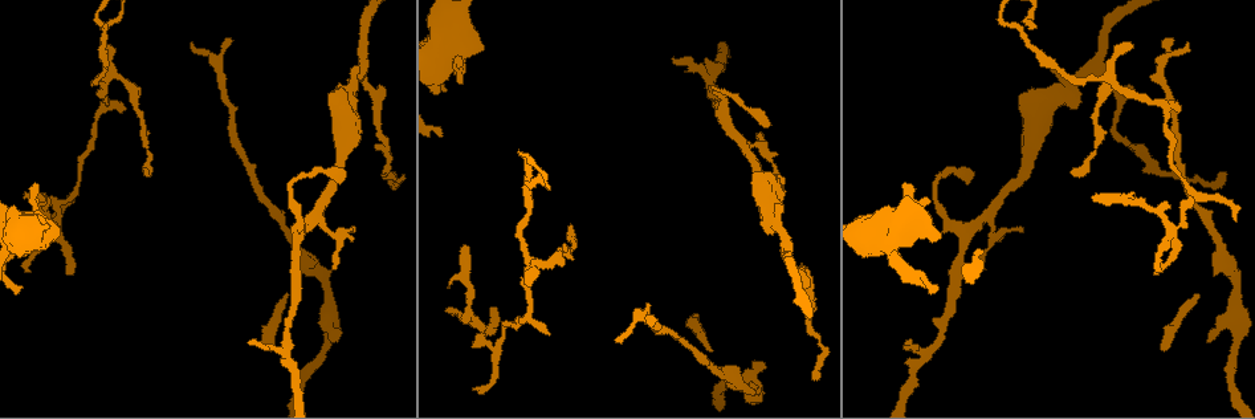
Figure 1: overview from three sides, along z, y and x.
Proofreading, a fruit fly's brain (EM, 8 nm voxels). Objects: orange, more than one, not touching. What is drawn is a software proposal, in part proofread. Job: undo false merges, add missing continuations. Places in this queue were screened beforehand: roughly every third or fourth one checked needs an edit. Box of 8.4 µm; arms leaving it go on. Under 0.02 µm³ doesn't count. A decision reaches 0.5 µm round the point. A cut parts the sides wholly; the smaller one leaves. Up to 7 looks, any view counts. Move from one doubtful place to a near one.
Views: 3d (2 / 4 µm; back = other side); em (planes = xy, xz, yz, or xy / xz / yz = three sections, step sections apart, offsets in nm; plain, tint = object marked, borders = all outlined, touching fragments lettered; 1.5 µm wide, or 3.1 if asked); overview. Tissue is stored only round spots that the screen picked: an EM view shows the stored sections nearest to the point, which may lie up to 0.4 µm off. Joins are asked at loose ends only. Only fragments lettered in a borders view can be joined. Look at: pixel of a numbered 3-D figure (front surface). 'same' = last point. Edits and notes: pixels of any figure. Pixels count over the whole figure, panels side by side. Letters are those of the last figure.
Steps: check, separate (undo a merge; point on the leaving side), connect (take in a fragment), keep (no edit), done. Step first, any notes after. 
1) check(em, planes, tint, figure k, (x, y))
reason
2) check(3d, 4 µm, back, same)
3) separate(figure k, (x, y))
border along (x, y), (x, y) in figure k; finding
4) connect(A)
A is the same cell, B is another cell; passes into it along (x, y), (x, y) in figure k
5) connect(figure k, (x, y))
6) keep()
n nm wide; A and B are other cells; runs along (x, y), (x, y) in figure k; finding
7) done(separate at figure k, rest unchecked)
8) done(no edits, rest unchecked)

check(em, xz, step 4, borders, figure 1, (143, 171))
tapers out

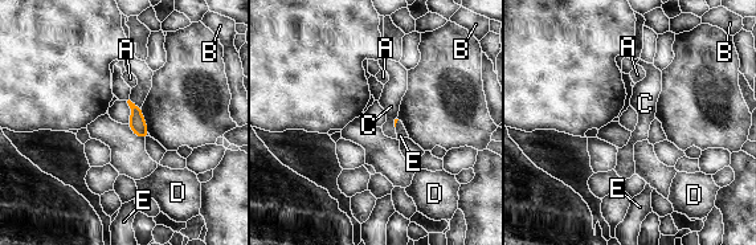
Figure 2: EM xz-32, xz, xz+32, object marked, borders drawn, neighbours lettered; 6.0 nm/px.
check(em, planes, borders, same)
another direction

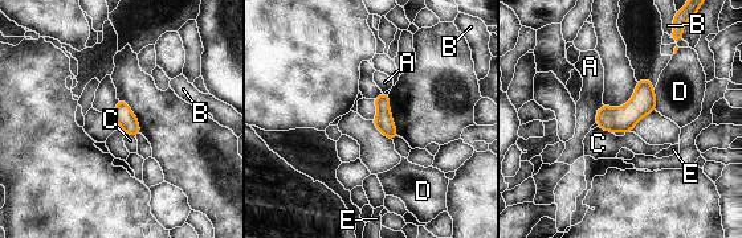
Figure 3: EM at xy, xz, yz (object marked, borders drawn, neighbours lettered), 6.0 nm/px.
keep()
120 nm wide; A, B, C, D and E are other cells; border along (598, 126), (611, 132) in figure 3; no lettered fragment goes on from it

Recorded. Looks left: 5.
check(em, planes, borders, figure 1, (549, 335))
branch stops here

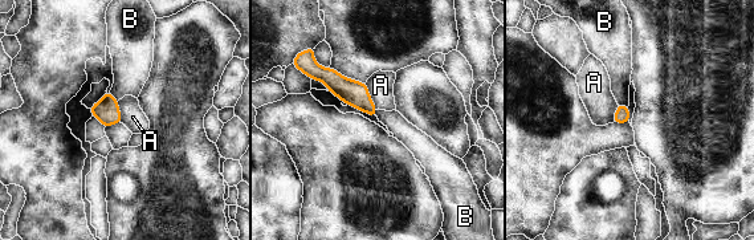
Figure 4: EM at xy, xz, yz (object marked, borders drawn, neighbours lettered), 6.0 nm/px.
keep()
A and B are other cells; none of them fits

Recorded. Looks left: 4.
check(em, planes, borders, figure 1, (462, 58))
an open end

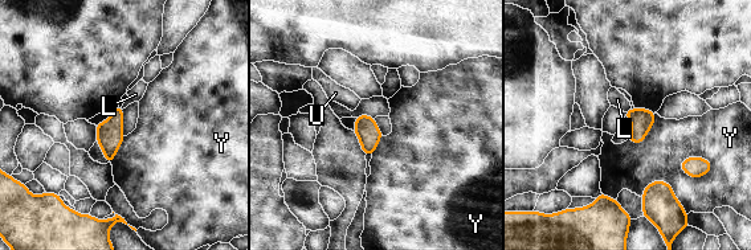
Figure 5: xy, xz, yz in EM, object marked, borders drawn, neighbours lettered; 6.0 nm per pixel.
keep()
140 nm wide; L, U and Y are other cells; border along (680, 164), (702, 156), (711, 168) in figure 5; none of them fits

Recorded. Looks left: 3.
done(no edits, rest unchecked)

